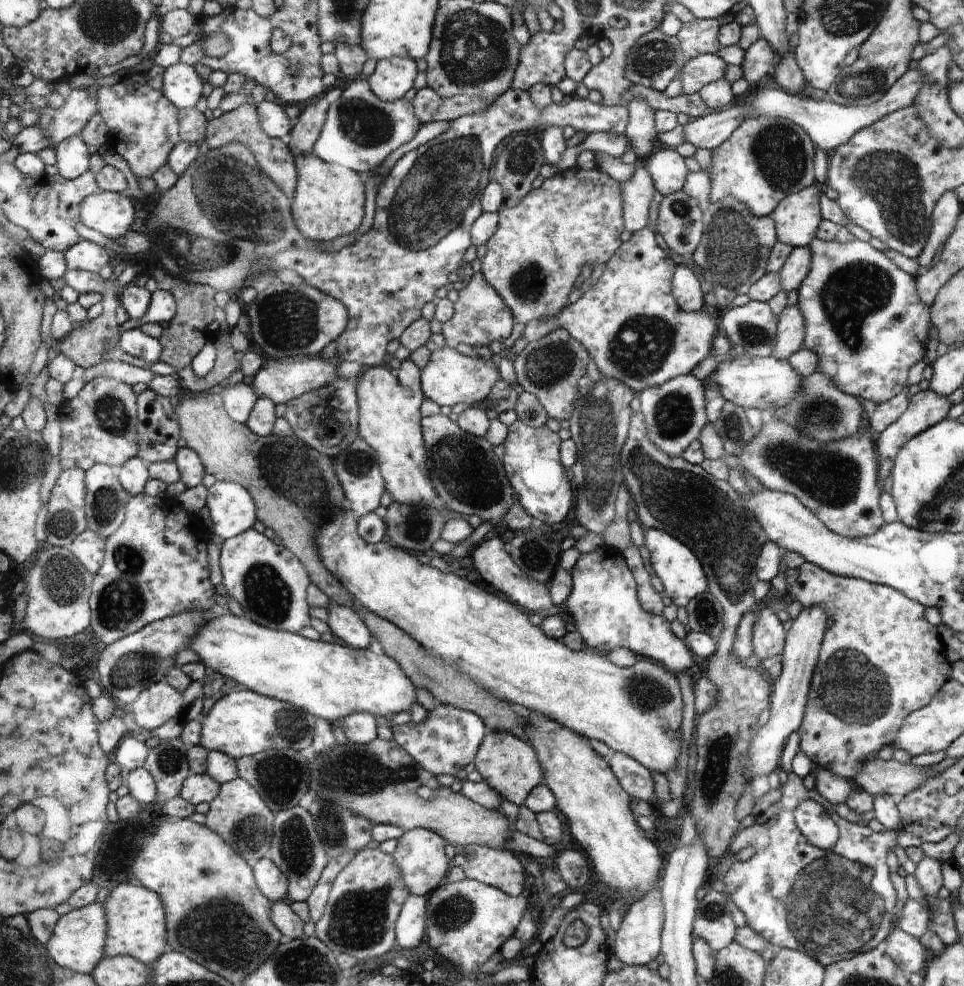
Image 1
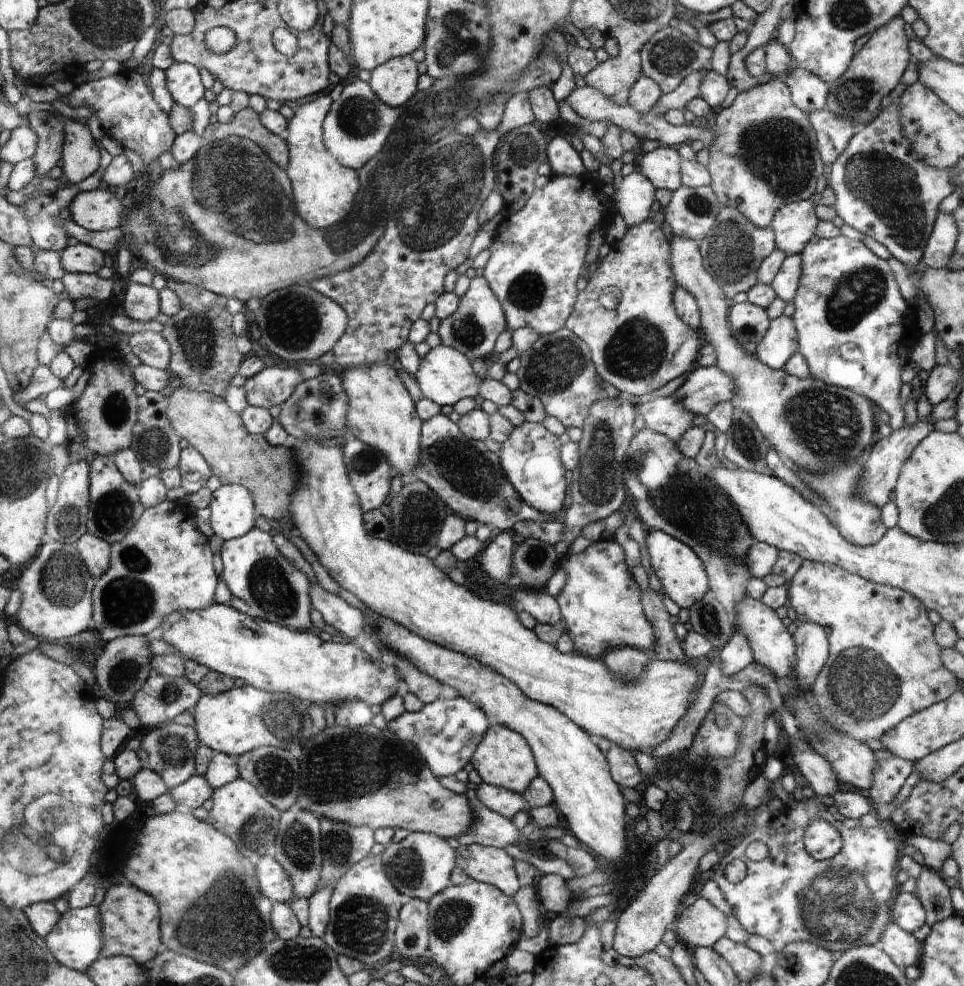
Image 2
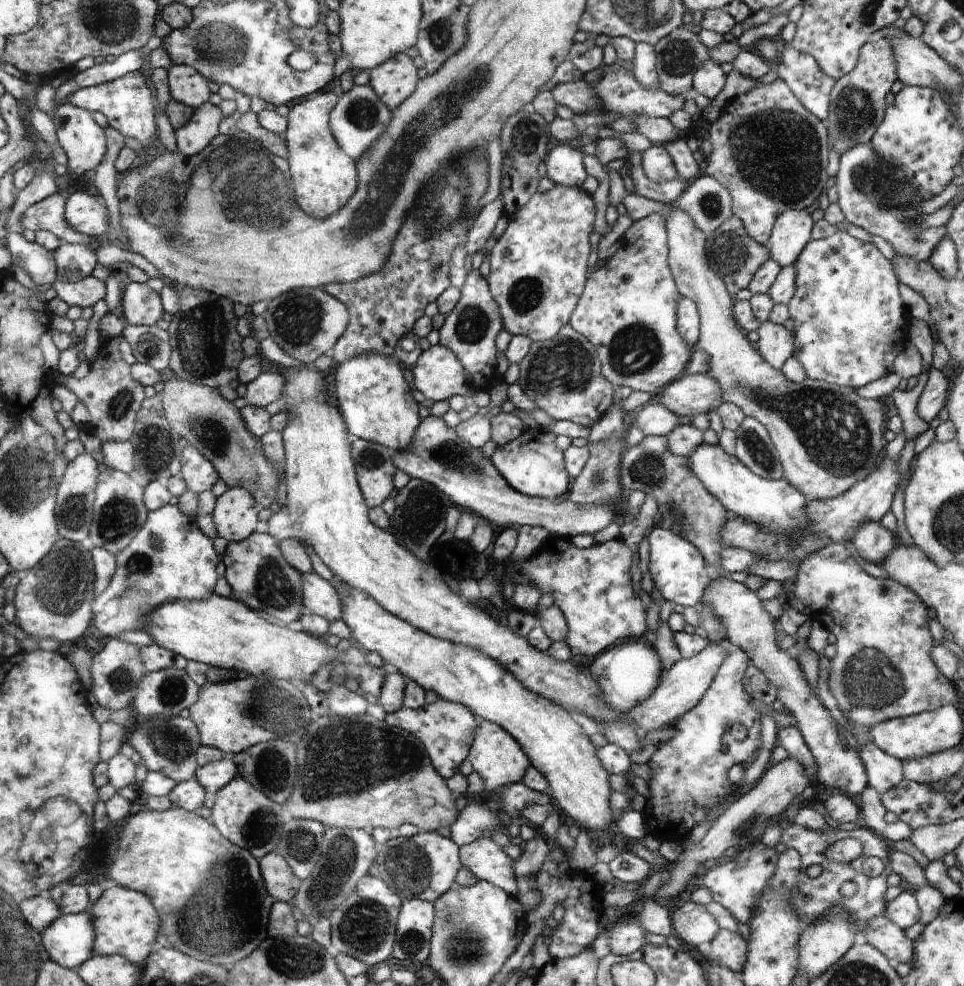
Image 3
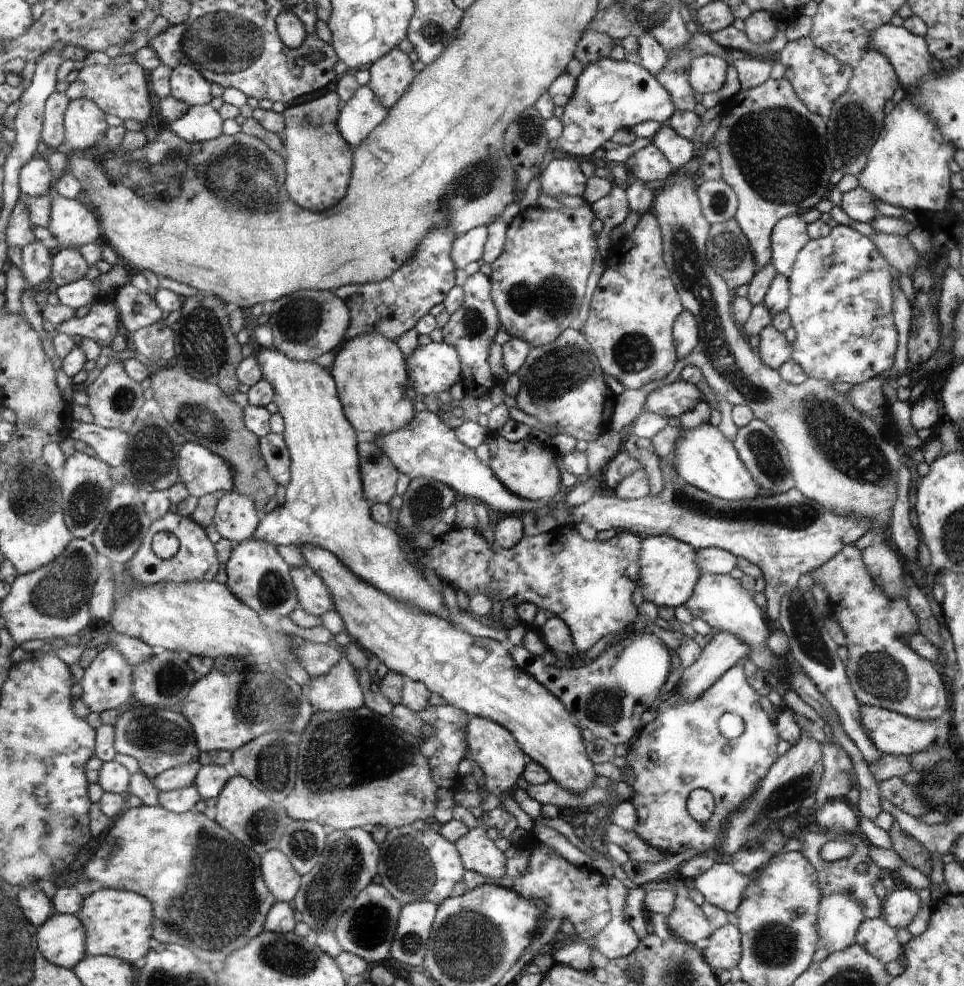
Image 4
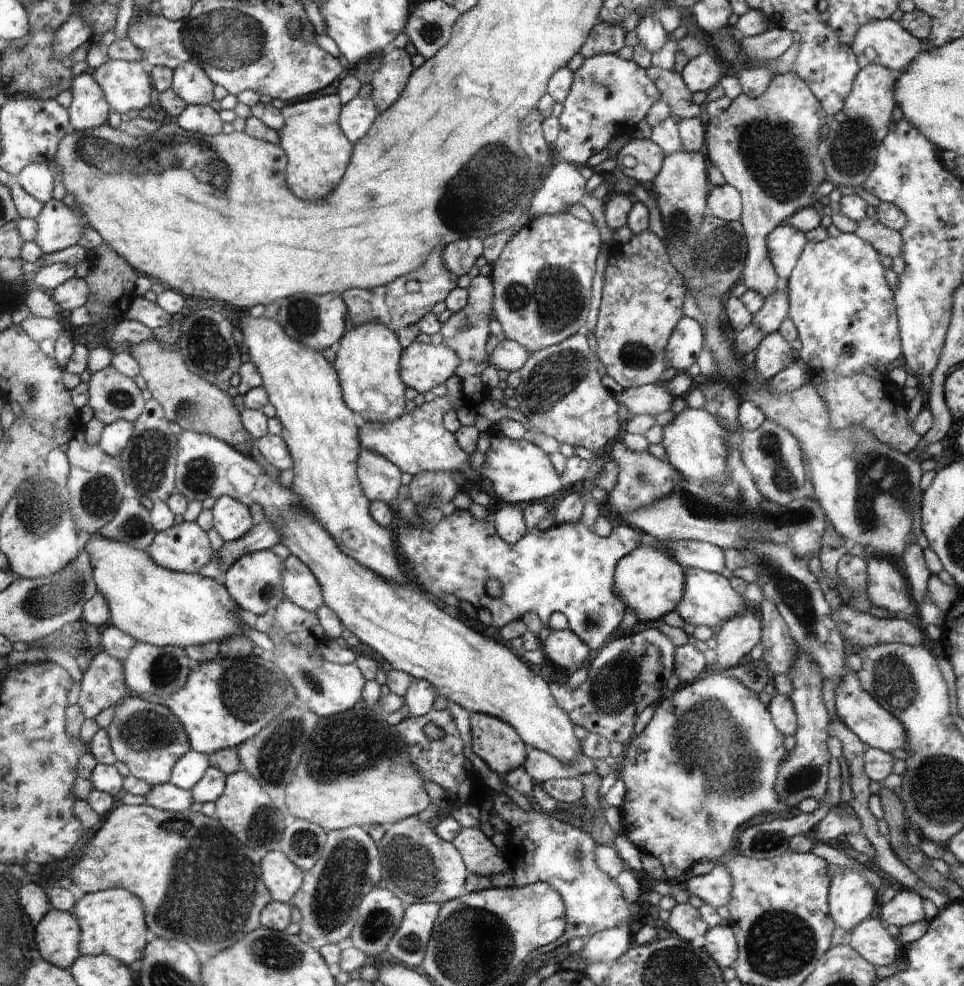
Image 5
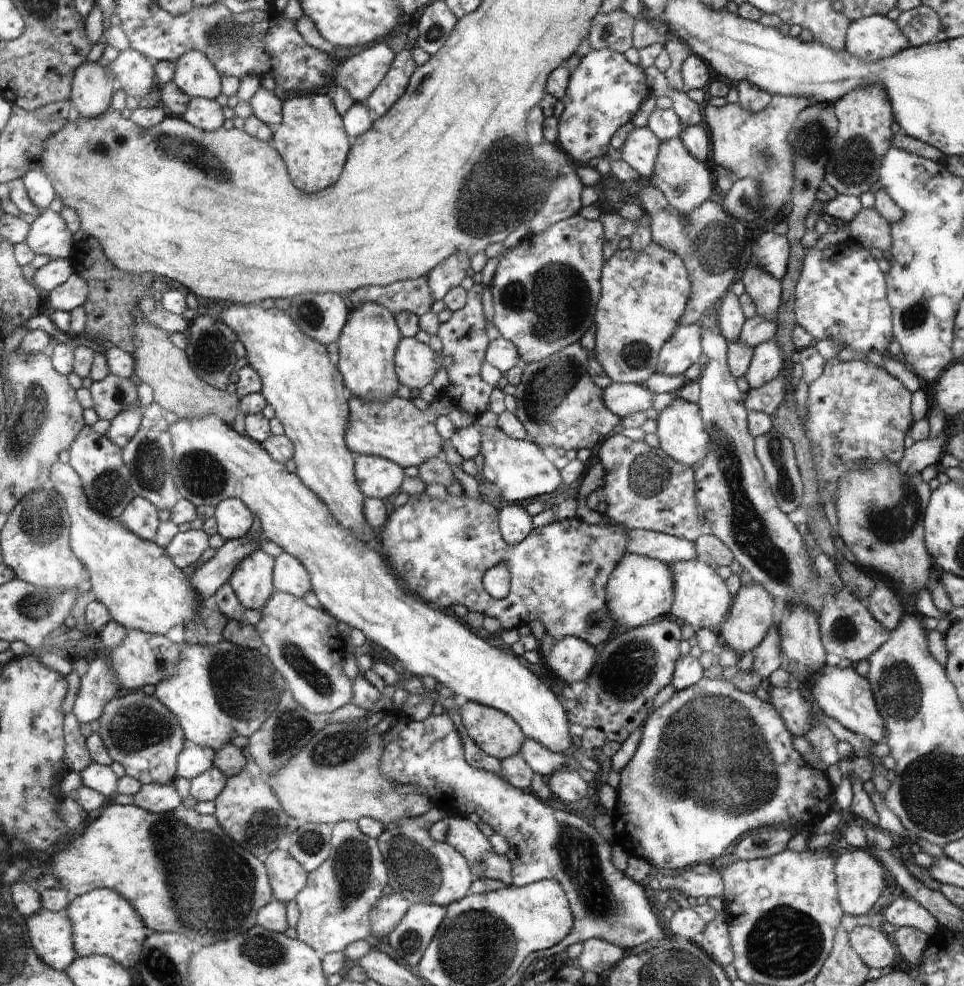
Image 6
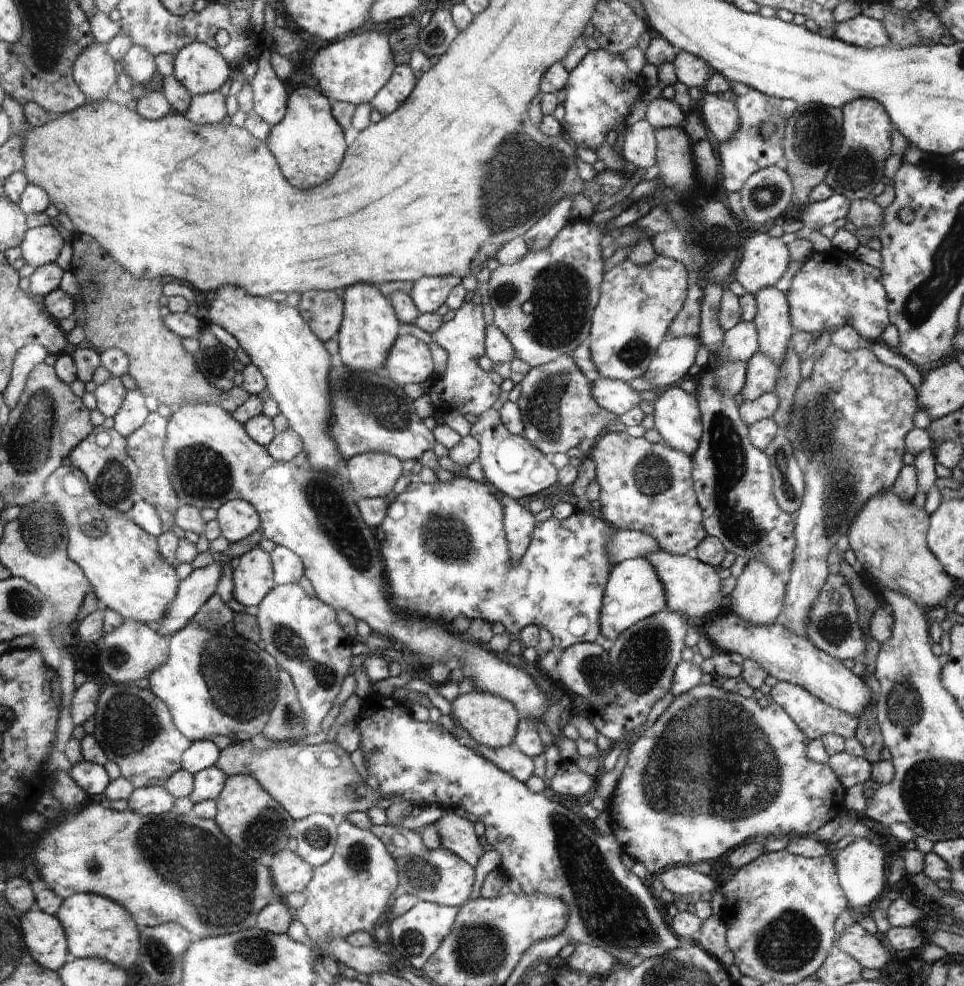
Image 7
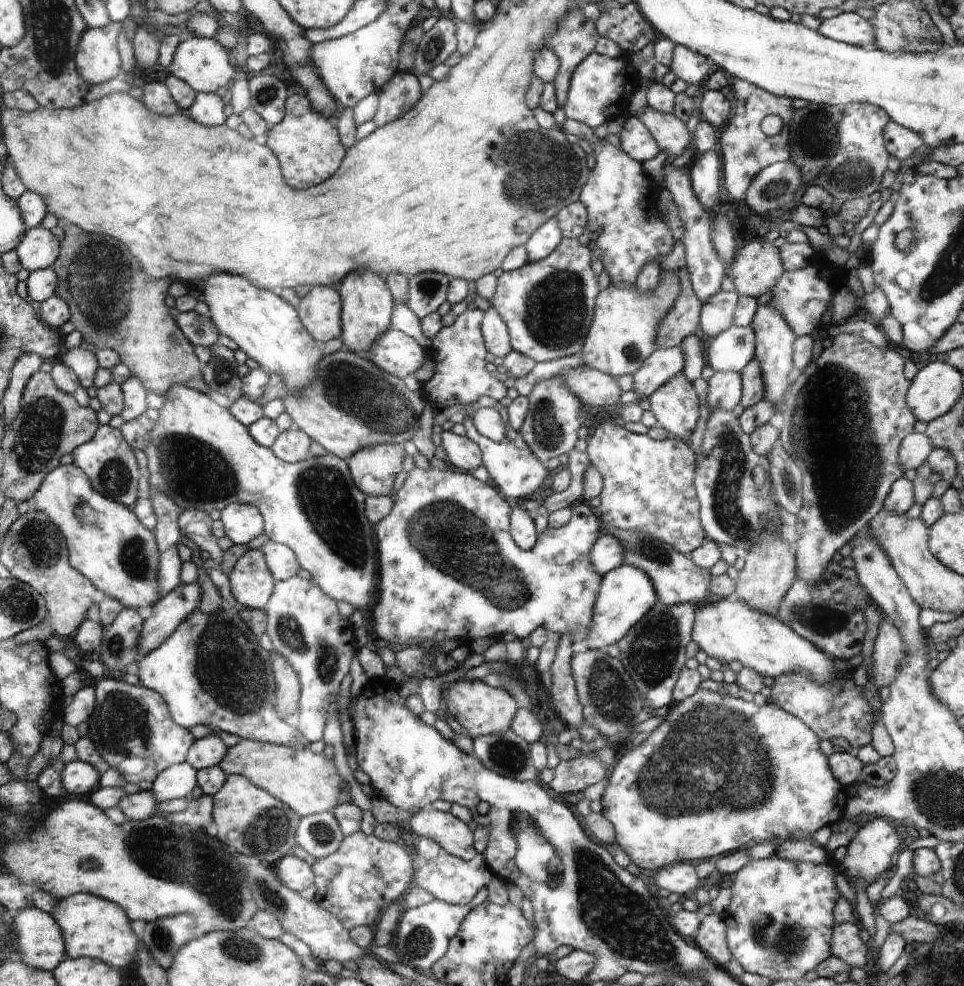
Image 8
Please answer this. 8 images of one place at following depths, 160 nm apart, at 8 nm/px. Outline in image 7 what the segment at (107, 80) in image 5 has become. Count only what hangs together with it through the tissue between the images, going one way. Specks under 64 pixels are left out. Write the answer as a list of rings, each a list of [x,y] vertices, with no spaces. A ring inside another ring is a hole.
[[[136,44],[130,48],[121,64],[134,80],[137,90],[140,90],[143,84],[152,80],[154,74],[159,70],[157,56],[152,54],[145,46]]]

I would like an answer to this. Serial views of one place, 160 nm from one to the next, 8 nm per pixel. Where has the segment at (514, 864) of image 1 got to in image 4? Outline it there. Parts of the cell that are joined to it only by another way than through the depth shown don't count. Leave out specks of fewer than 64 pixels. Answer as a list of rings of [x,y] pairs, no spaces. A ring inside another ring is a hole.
[[[483,826],[470,829],[455,843],[462,853],[464,868],[488,878],[502,878],[507,874],[507,855],[486,836]]]

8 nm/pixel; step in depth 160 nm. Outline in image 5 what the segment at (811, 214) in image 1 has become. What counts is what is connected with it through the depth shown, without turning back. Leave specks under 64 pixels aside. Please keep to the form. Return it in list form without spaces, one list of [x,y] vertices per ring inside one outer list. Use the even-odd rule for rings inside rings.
[[[790,224],[779,225],[771,232],[767,246],[780,279],[790,278],[807,241],[805,233]]]

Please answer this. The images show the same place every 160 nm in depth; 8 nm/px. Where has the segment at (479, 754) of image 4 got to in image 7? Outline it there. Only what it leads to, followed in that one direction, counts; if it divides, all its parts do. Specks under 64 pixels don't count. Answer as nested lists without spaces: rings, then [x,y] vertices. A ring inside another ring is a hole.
[[[476,688],[466,694],[459,694],[451,702],[451,717],[453,720],[479,745],[490,748],[506,747],[514,742],[521,723],[521,712],[514,704],[504,700],[501,696],[493,695],[491,692],[481,691]]]

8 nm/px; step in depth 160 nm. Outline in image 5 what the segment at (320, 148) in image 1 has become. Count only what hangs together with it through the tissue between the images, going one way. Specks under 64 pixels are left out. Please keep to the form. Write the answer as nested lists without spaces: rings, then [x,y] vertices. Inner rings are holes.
[[[356,96],[351,102],[342,105],[342,114],[339,116],[339,124],[347,140],[355,144],[370,130],[370,126],[379,115],[376,102],[372,96],[361,98]]]

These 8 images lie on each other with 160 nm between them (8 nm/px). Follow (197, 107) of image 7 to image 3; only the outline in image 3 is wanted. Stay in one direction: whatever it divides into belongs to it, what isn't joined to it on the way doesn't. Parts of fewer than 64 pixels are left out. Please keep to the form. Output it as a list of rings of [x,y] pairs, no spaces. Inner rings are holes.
[[[209,101],[203,107],[195,109],[191,122],[176,131],[180,152],[184,156],[200,154],[219,134],[222,119],[220,107]]]

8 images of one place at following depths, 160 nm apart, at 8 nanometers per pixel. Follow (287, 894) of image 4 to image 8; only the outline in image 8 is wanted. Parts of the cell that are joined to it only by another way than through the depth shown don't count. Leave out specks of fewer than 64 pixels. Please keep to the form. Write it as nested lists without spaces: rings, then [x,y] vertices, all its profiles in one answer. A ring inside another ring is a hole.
[[[287,854],[273,866],[275,874],[289,889],[299,893],[315,882],[313,868],[301,858]]]

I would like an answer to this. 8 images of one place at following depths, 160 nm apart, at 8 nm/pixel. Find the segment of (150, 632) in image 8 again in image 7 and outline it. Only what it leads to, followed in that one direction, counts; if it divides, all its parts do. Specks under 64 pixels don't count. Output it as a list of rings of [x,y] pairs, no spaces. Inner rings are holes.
[[[212,563],[201,569],[194,569],[188,578],[180,581],[179,595],[172,603],[170,615],[158,624],[157,630],[166,638],[172,638],[191,622],[200,607],[216,593],[222,564]]]

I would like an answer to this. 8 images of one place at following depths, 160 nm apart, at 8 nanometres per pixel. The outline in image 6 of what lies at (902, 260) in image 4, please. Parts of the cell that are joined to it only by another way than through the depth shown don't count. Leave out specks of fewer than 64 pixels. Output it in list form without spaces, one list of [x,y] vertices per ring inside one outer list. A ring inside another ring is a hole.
[[[875,207],[862,208],[849,227],[850,238],[864,248],[891,250],[893,238],[890,223],[878,214]]]

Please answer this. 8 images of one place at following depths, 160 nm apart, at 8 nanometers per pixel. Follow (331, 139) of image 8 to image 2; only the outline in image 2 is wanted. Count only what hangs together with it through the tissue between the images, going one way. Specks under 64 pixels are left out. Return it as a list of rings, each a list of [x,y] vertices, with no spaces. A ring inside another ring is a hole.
[[[325,93],[313,99],[296,108],[294,116],[288,120],[285,140],[290,146],[290,164],[285,171],[291,180],[298,214],[306,224],[312,224],[312,228],[320,230],[344,220],[360,186],[356,172],[346,168],[327,148],[324,140],[323,120],[330,114],[333,100]]]

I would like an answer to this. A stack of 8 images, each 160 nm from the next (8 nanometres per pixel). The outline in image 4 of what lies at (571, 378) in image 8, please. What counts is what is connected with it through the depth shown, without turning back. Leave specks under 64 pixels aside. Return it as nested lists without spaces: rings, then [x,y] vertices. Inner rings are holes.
[[[681,379],[648,393],[643,410],[666,418],[670,416],[674,418],[693,408],[702,399],[704,399],[702,392],[696,385],[688,384]]]

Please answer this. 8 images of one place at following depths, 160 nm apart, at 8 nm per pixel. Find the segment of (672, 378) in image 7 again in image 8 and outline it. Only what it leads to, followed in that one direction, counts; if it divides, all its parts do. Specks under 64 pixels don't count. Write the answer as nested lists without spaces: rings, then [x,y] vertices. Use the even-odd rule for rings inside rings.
[[[680,348],[656,349],[652,351],[633,376],[632,391],[639,399],[649,398],[656,390],[668,383],[684,368],[684,356]]]

